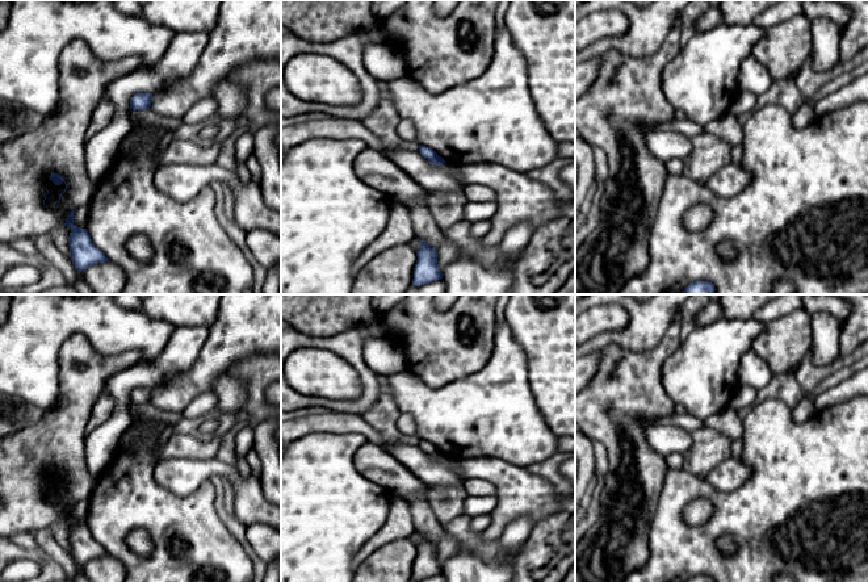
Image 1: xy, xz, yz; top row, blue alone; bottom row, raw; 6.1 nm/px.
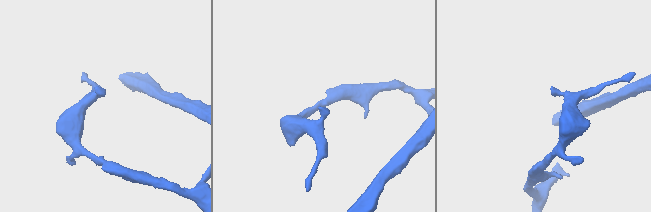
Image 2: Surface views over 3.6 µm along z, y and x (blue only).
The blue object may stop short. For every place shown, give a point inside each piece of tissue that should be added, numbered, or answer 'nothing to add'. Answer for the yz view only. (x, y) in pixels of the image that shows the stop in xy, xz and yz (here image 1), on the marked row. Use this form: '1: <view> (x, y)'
nothing to add

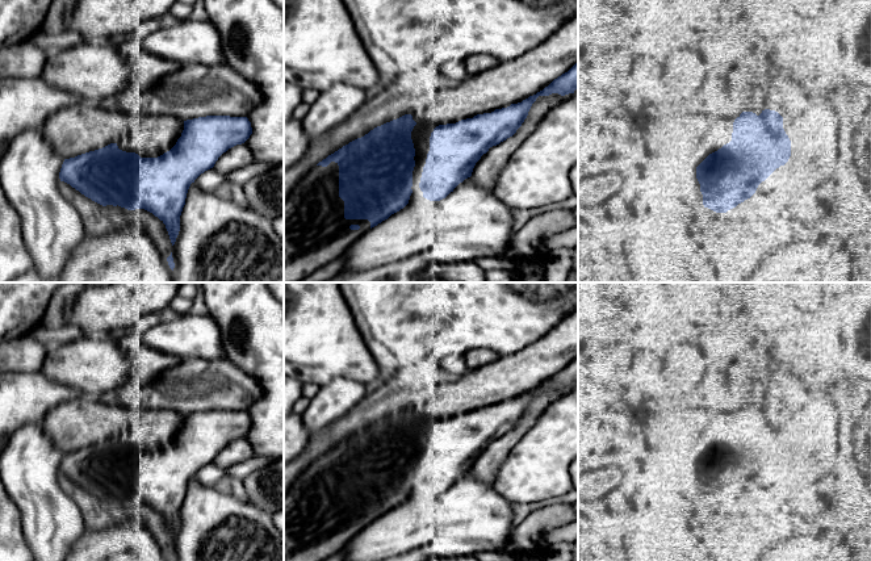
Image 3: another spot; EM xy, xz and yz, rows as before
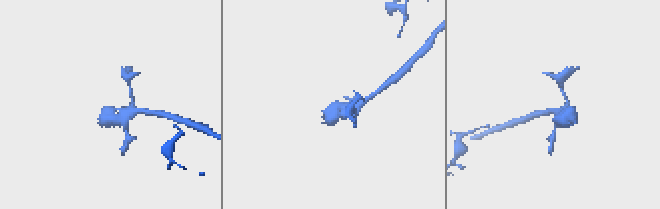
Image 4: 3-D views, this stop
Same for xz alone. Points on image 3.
1: xz (315, 233)

